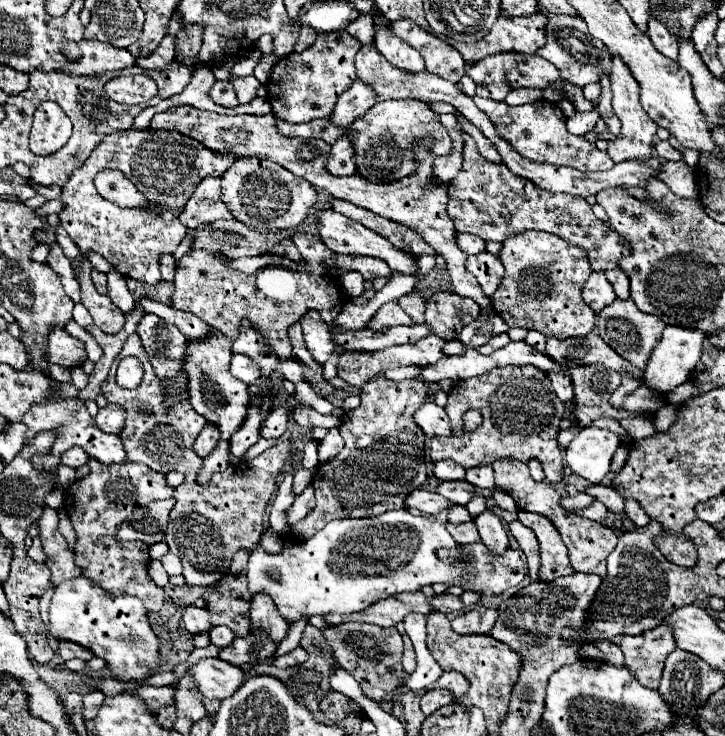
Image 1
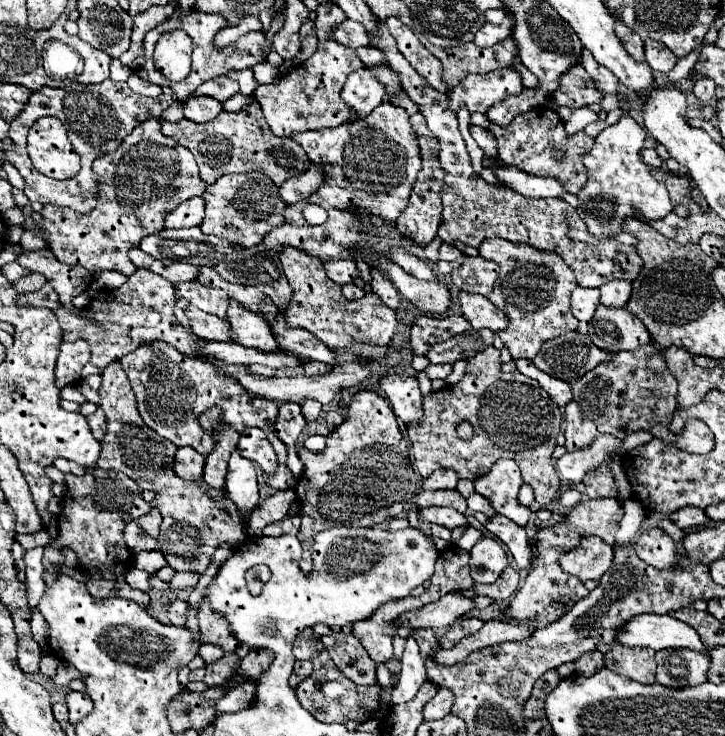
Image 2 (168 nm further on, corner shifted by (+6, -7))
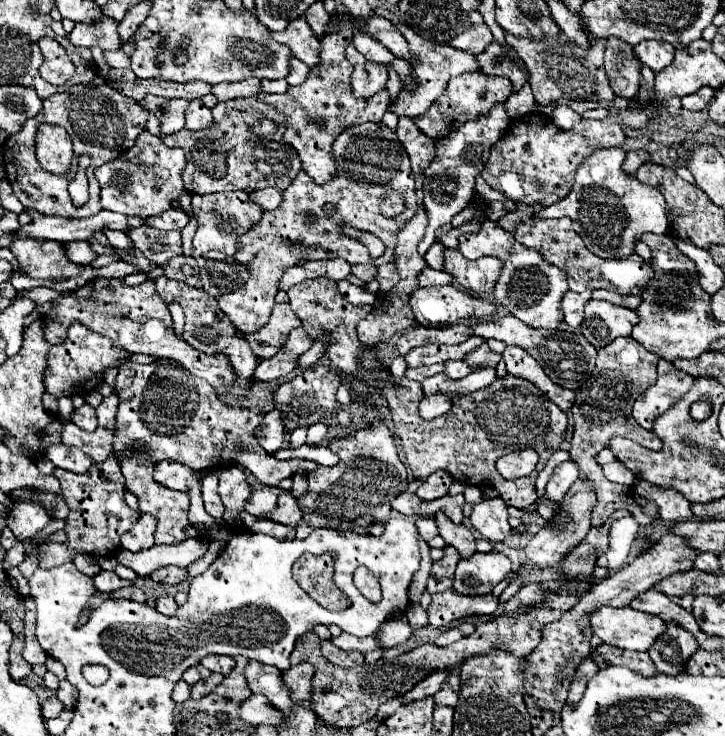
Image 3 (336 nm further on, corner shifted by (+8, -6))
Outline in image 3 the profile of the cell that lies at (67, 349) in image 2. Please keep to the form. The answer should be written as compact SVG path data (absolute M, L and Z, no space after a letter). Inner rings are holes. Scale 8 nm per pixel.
M74 322L68 330L68 336L62 344L52 346L52 354L48 354L48 370L46 370L46 392L60 398L60 396L74 396L74 394L88 394L104 380L104 370L116 360L128 356L128 352L120 350L112 340L88 330L80 322Z

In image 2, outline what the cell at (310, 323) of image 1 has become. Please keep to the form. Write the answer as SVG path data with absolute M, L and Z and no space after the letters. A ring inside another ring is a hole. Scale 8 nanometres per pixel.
M314 361L304 363L304 375L306 375L306 377L326 375L326 371L330 371L330 365L326 365L326 363L314 363Z

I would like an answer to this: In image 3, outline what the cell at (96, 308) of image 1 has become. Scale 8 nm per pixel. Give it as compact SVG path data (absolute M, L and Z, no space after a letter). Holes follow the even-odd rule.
M18 238L10 244L12 254L16 256L24 276L38 280L64 280L64 248L56 242L40 242L30 238Z

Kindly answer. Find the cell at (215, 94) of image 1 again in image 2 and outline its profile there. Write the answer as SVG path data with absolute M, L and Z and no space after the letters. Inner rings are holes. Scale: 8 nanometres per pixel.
M190 97L184 103L184 117L194 121L194 123L206 123L212 121L218 111L222 111L222 103L216 99L208 99L208 97Z

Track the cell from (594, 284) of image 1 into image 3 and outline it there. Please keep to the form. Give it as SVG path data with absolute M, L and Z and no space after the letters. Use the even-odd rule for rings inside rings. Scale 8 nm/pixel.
M568 290L562 298L562 312L564 312L564 322L570 326L580 326L584 320L584 304L592 298L592 290L586 292L572 292Z

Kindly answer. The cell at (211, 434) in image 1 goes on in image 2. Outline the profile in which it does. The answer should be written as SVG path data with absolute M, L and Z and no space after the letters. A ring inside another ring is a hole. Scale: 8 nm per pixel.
M182 447L174 455L174 473L186 481L200 481L204 471L204 457L192 447Z

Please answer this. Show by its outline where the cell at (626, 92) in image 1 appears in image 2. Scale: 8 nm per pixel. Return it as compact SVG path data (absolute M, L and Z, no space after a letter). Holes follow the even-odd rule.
M622 109L622 119L616 125L606 127L596 139L592 149L584 155L584 165L588 171L586 187L576 195L578 213L596 239L612 239L622 233L622 223L626 219L642 219L646 223L664 219L674 207L670 195L662 183L658 183L648 167L640 159L640 151L646 139L646 131L630 117L628 109Z

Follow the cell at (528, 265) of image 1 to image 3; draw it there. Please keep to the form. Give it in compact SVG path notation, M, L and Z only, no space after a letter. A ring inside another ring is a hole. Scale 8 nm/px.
M484 220L480 232L462 234L458 242L460 242L458 250L468 260L478 260L482 256L496 256L504 262L498 284L494 286L494 300L500 306L504 306L510 314L526 322L530 328L556 330L560 326L560 322L564 320L560 302L562 302L562 296L568 292L568 276L564 274L564 270L560 270L558 266L552 266L550 262L540 258L540 254L536 254L534 250L520 246L512 238L512 232L506 232L504 228L498 226L498 222L492 222L492 220Z

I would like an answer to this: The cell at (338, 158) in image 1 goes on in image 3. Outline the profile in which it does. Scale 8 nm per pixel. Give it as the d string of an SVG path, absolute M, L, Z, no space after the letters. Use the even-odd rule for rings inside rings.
M278 188L256 190L256 192L252 192L252 202L260 202L260 206L264 206L264 210L274 210L276 206L280 206L282 194L284 192L278 190Z

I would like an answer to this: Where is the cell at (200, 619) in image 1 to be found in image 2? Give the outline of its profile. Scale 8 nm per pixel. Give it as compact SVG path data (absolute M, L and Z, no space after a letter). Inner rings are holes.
M172 601L170 607L168 607L168 617L170 617L170 623L172 625L178 625L182 627L186 623L186 603L184 601Z

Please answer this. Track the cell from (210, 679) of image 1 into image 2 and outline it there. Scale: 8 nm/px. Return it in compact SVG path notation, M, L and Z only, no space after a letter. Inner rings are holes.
M238 683L216 703L216 711L234 713L250 707L250 703L254 703L254 683Z

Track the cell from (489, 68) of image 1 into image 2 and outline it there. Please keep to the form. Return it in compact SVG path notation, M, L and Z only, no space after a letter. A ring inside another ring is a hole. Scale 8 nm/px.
M512 67L490 71L486 75L468 75L448 93L448 105L454 113L462 107L470 113L484 113L490 105L506 99L508 95L520 95L522 89L522 79Z

